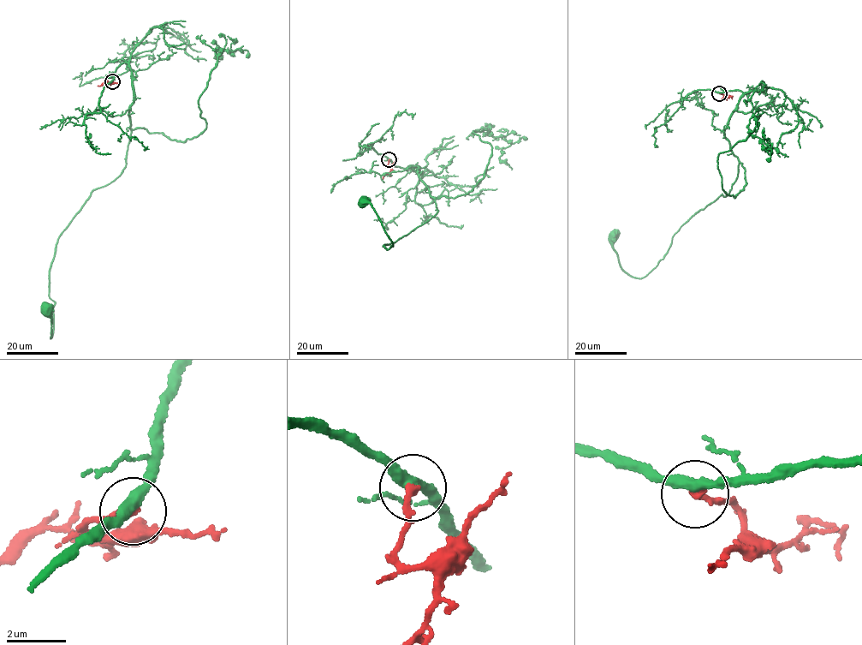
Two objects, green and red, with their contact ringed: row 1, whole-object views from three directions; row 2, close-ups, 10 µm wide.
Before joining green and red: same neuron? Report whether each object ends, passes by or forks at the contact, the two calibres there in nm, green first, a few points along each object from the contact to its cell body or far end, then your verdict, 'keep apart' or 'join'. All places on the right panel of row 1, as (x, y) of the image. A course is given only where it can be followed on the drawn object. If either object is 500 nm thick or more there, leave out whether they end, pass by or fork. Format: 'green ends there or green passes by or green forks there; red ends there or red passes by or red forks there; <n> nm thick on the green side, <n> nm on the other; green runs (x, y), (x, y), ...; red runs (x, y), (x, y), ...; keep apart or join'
green passes by; red ends there; 360 nm thick on the green side, 200 nm on the other; green runs (719, 93), (743, 93), (724, 129), (739, 162), (729, 194), (681, 225), (643, 277), (621, 268), (614, 236); red runs (719, 92), (725, 97), (729, 95); join

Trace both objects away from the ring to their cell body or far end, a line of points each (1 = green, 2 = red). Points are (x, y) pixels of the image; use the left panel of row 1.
1: (112, 81), (126, 62), (133, 92), (125, 166), (92, 192), (59, 237), (49, 278), (51, 338), (46, 309)
2: (112, 80), (98, 86)

